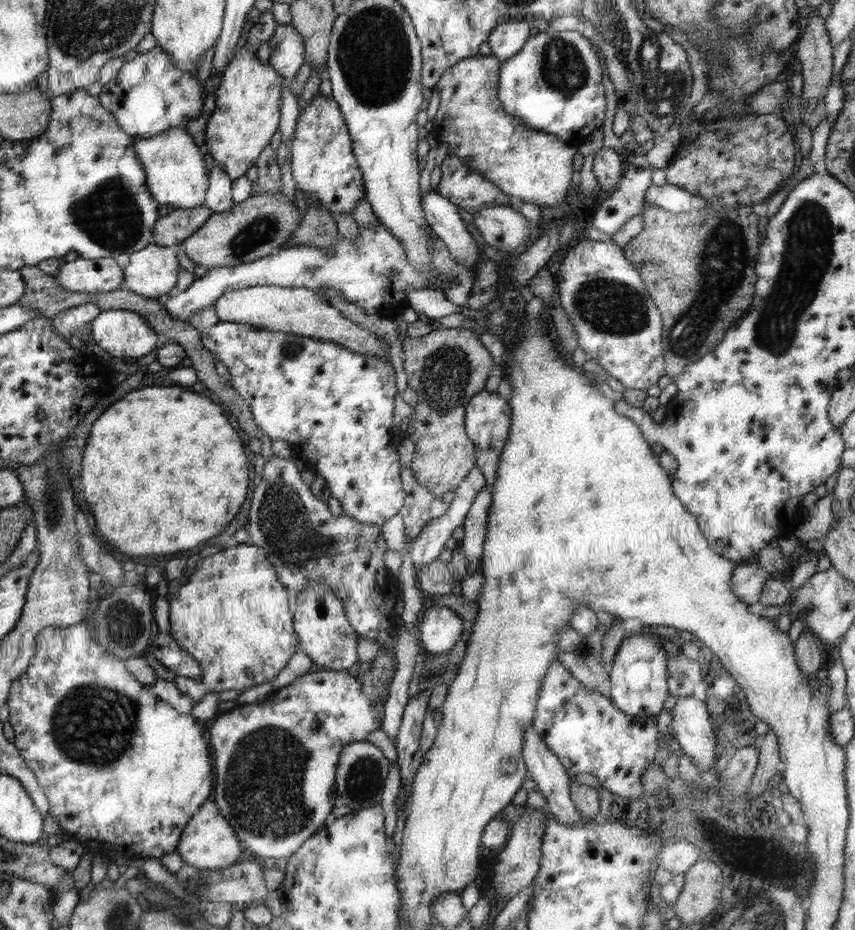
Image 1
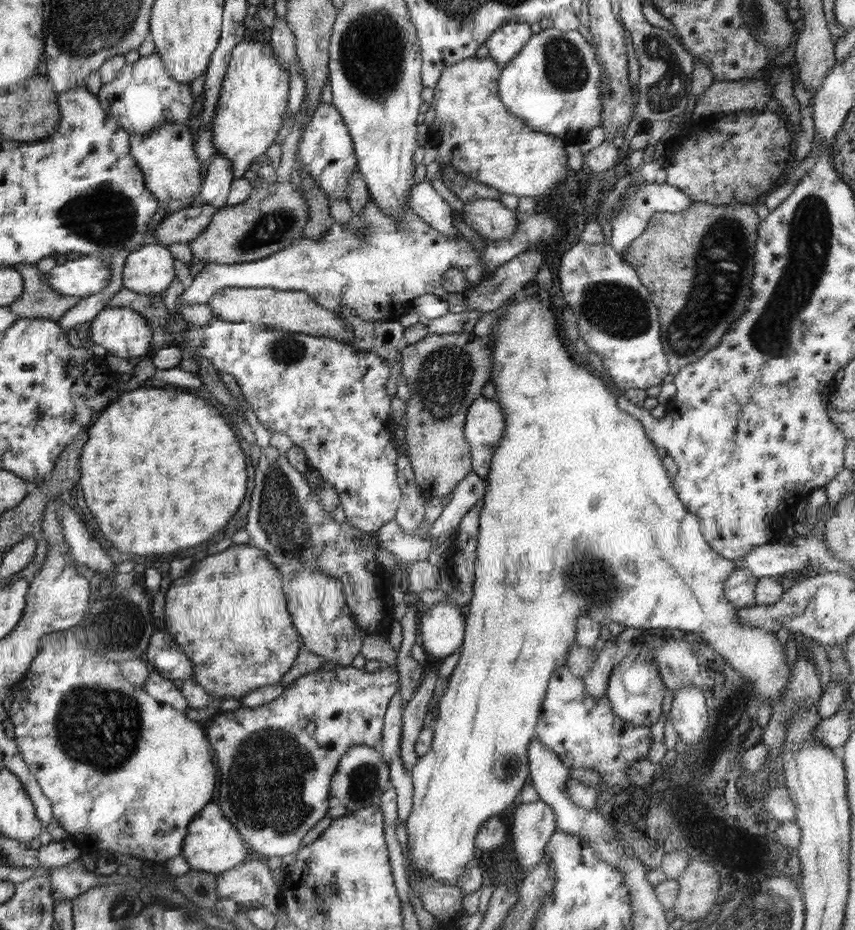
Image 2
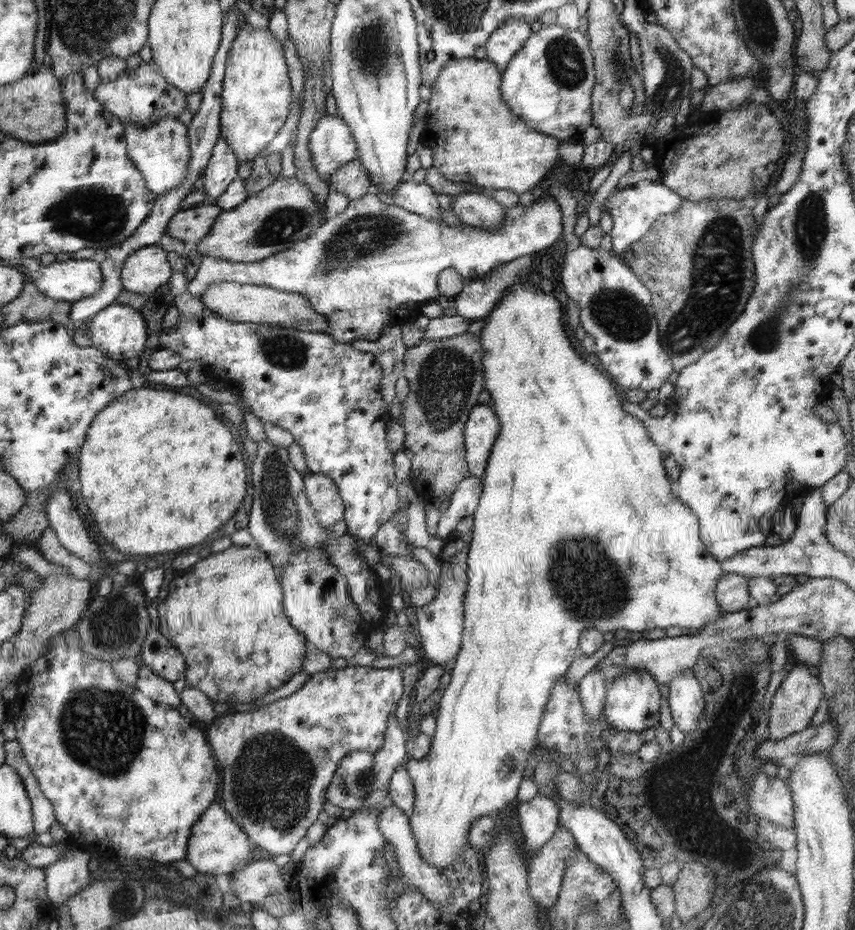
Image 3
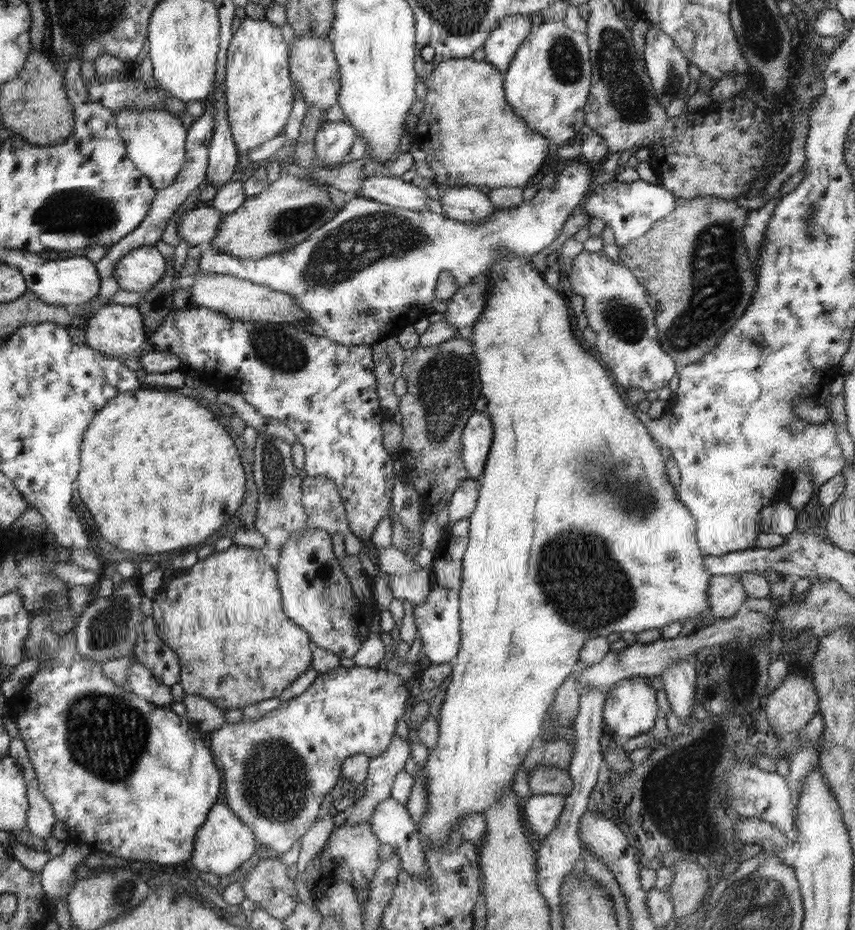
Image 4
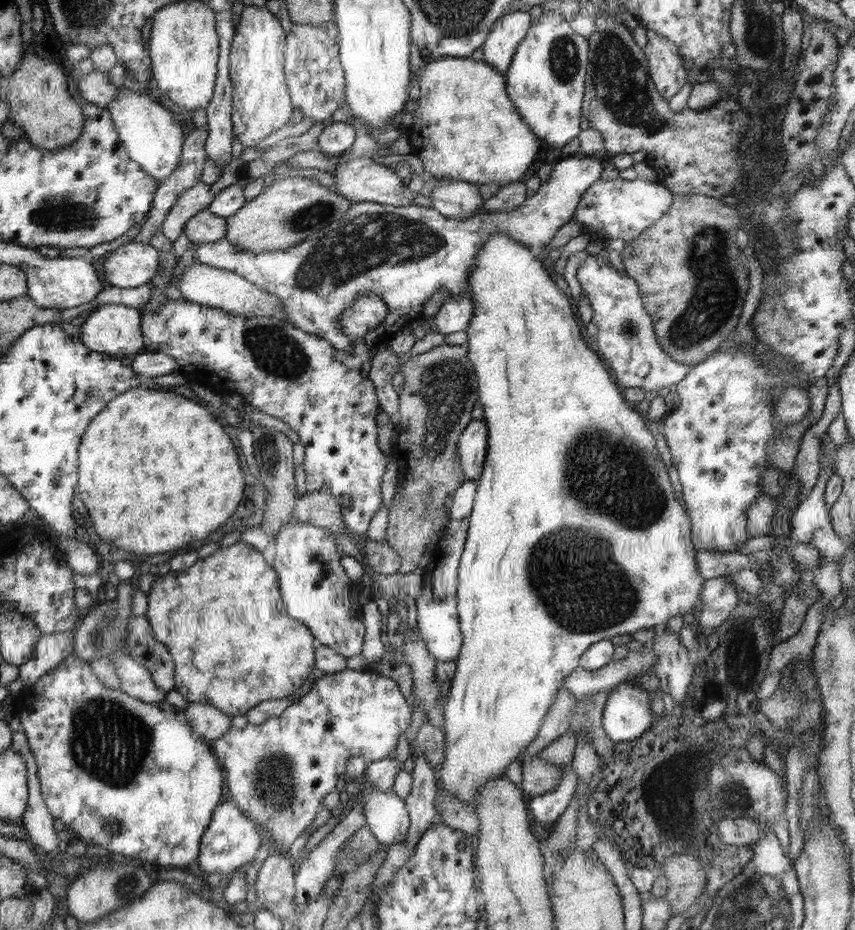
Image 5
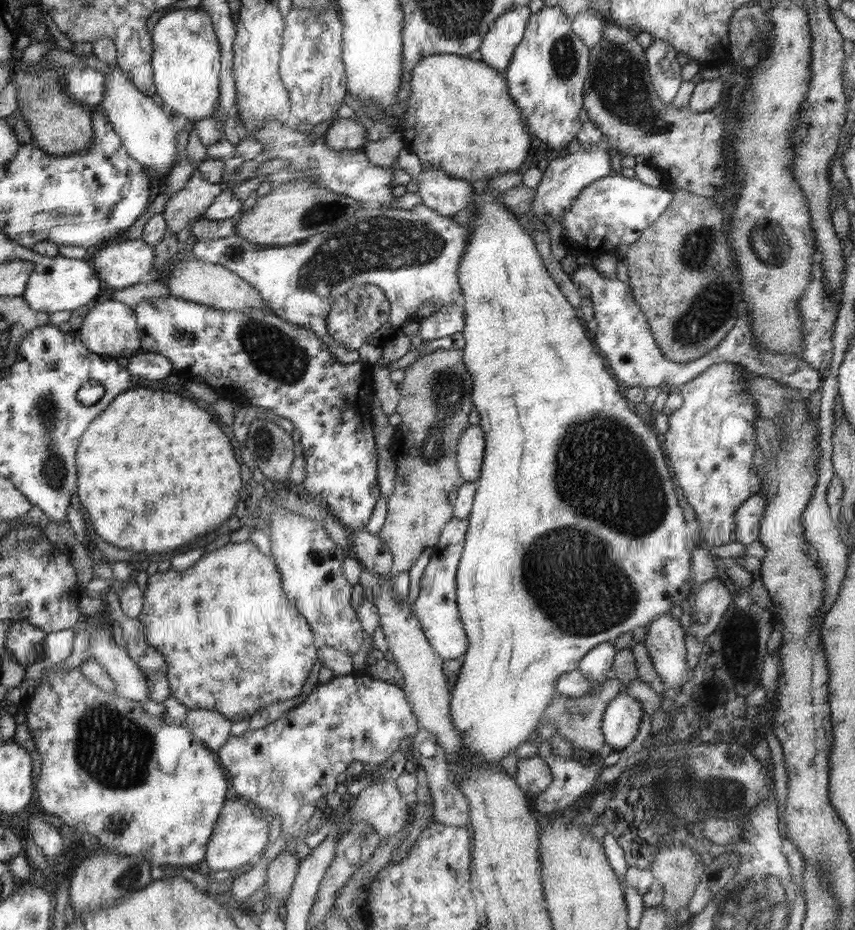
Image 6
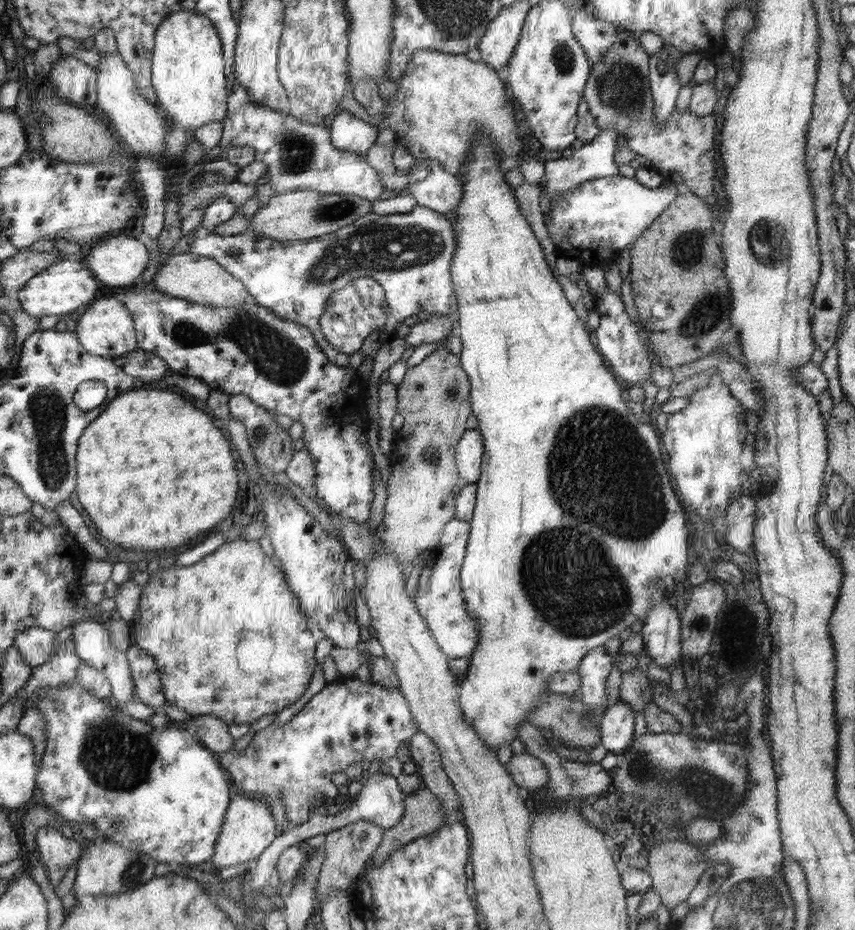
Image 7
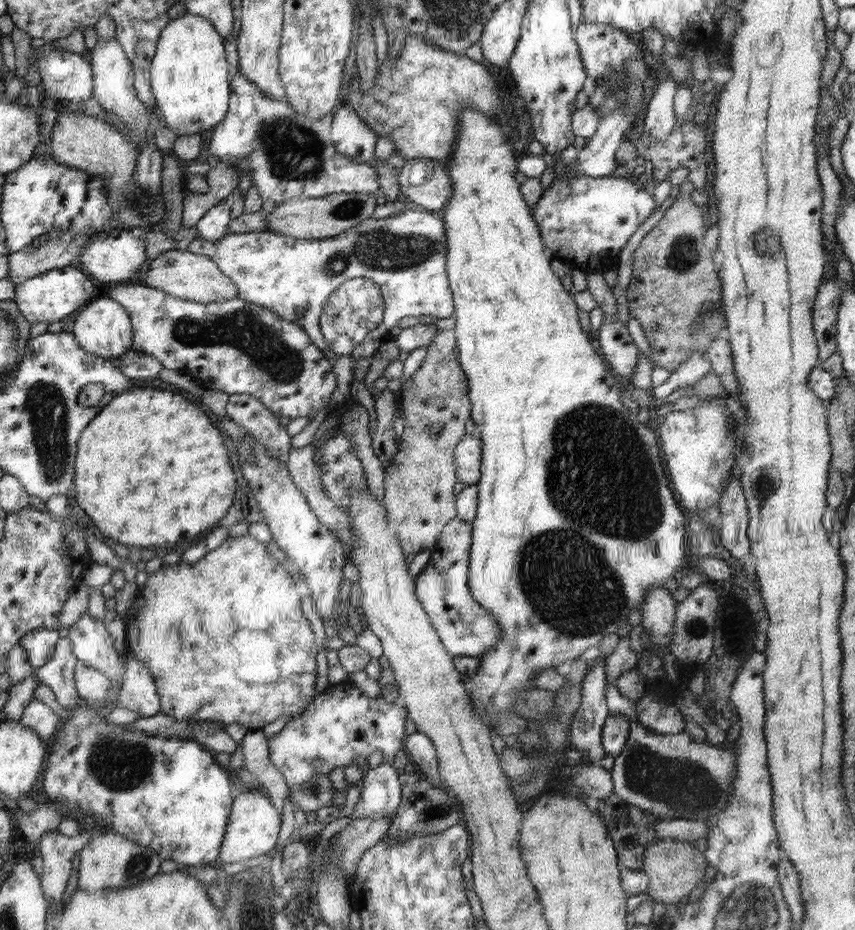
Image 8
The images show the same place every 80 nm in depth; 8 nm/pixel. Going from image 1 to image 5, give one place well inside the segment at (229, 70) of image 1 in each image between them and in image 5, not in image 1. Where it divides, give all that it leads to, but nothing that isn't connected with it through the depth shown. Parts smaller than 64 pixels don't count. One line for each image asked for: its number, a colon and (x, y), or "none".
2: (250, 110)
3: (256, 96)
4: (258, 89)
5: (261, 98)

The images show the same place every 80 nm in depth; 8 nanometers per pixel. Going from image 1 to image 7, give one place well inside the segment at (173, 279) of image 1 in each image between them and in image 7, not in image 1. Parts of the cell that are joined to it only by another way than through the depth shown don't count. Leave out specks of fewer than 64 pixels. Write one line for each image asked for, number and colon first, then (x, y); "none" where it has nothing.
2: (149, 270)
3: (146, 270)
4: (141, 269)
5: (133, 264)
6: (124, 263)
7: (117, 261)

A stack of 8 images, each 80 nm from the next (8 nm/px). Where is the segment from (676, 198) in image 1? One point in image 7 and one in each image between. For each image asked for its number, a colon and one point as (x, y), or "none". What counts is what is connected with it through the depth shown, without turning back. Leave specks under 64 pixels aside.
2: (635, 208)
3: (634, 209)
4: (631, 209)
5: (616, 208)
6: (614, 209)
7: (592, 223)

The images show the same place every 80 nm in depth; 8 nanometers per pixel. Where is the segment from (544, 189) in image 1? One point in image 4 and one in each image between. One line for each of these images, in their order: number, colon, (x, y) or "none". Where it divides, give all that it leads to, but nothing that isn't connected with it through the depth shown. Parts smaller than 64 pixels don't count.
2: (474, 132)
3: (474, 136)
4: (471, 136)

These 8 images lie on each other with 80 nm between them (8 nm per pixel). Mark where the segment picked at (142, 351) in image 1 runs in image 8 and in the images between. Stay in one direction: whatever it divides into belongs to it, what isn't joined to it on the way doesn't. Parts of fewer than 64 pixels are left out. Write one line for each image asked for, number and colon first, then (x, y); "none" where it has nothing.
2: (124, 333)
3: (119, 331)
4: (117, 330)
5: (113, 329)
6: (110, 329)
7: (107, 328)
8: (104, 328)

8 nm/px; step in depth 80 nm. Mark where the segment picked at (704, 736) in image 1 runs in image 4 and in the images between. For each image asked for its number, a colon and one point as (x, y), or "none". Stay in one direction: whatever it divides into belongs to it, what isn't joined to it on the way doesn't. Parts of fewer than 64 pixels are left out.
2: (689, 715)
3: (686, 700)
4: (680, 680)

